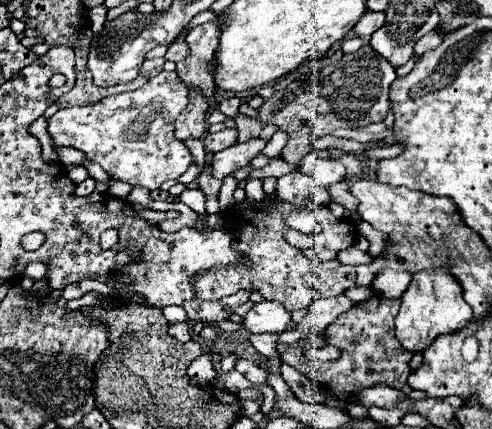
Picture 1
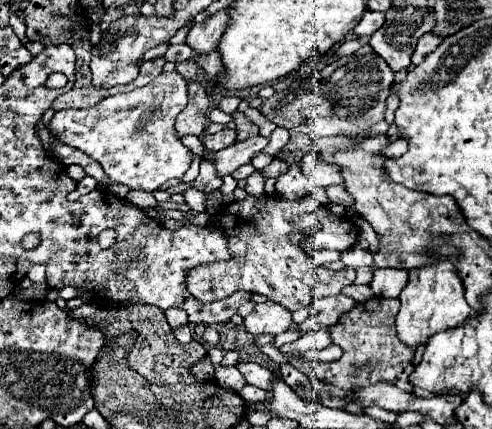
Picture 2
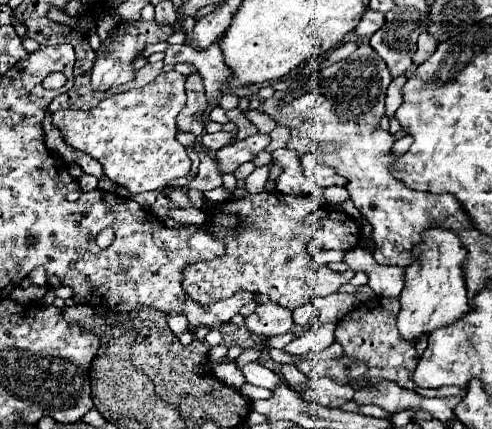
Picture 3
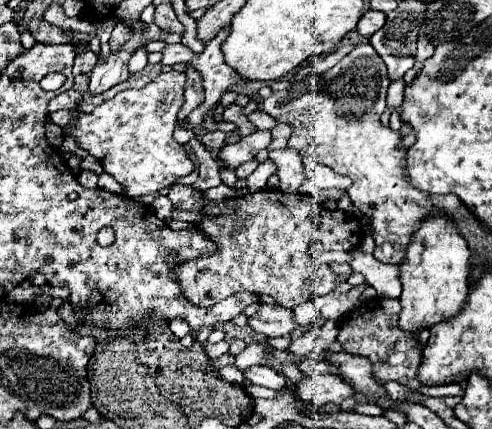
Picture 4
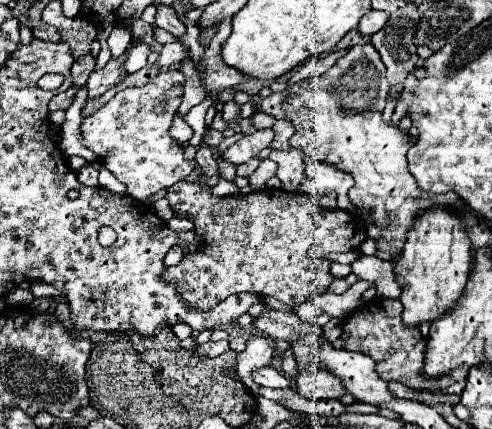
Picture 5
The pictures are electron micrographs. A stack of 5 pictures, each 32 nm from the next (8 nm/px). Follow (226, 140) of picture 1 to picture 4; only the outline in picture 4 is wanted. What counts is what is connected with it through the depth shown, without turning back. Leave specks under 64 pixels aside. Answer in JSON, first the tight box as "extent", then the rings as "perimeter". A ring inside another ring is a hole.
{"extent":[202,130,226,150],"perimeter":[[[216,130],[216,132],[204,132],[202,134],[202,144],[206,146],[206,148],[214,148],[214,150],[220,150],[224,144],[226,144],[226,134],[224,132],[220,132],[220,130]]]}

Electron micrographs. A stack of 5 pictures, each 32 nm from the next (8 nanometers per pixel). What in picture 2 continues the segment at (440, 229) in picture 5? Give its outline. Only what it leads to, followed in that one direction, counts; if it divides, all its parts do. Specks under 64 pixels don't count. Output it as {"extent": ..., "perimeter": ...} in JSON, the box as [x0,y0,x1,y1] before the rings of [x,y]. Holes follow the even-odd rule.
{"extent":[396,242,472,348],"perimeter":[[[444,242],[444,246],[438,244],[438,248],[434,250],[434,258],[436,258],[434,264],[408,272],[410,282],[406,284],[406,288],[400,294],[402,306],[396,316],[396,332],[398,332],[398,338],[406,346],[418,348],[418,346],[426,344],[428,338],[432,338],[436,332],[464,324],[464,320],[472,314],[472,308],[468,306],[468,302],[464,298],[462,280],[458,278],[456,266],[454,266],[458,256],[460,256],[460,252]]]}

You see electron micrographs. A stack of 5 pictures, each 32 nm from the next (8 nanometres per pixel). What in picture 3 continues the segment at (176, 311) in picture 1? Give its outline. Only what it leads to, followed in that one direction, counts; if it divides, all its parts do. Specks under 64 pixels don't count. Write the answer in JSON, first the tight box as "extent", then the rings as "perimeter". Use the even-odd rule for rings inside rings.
{"extent":[168,312,190,334],"perimeter":[[[168,312],[168,324],[170,324],[170,330],[174,334],[180,334],[180,332],[188,330],[188,326],[190,326],[182,312]]]}

